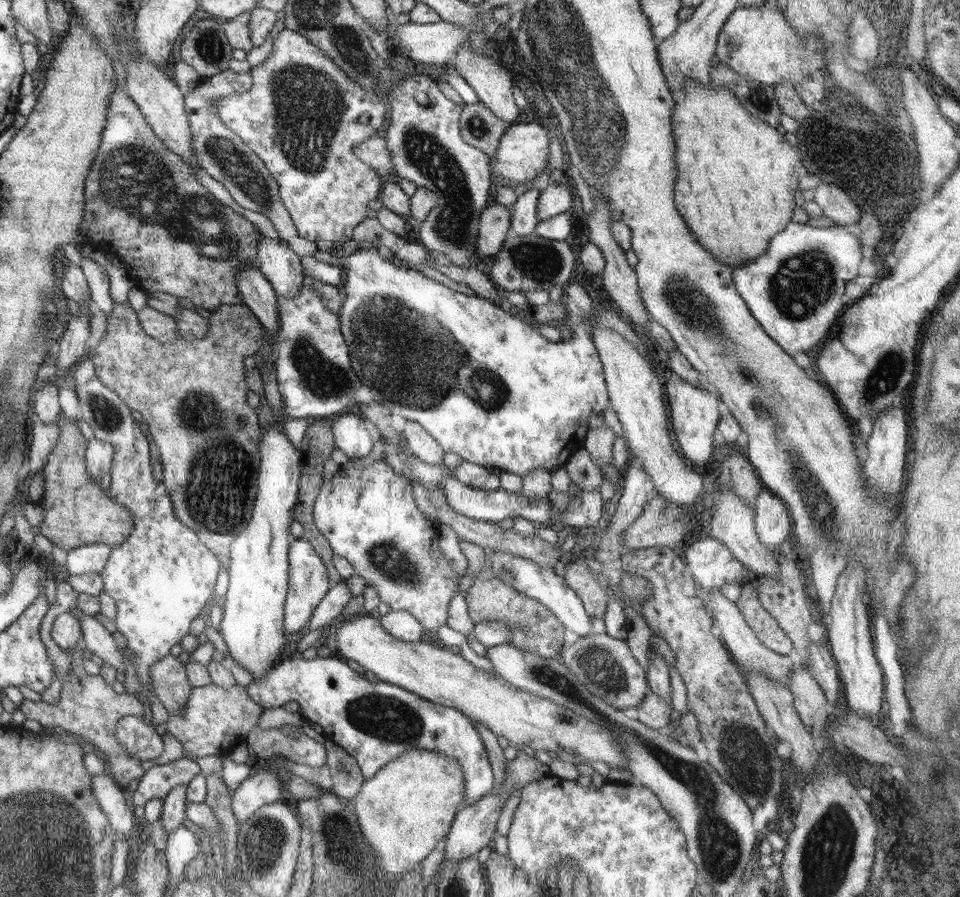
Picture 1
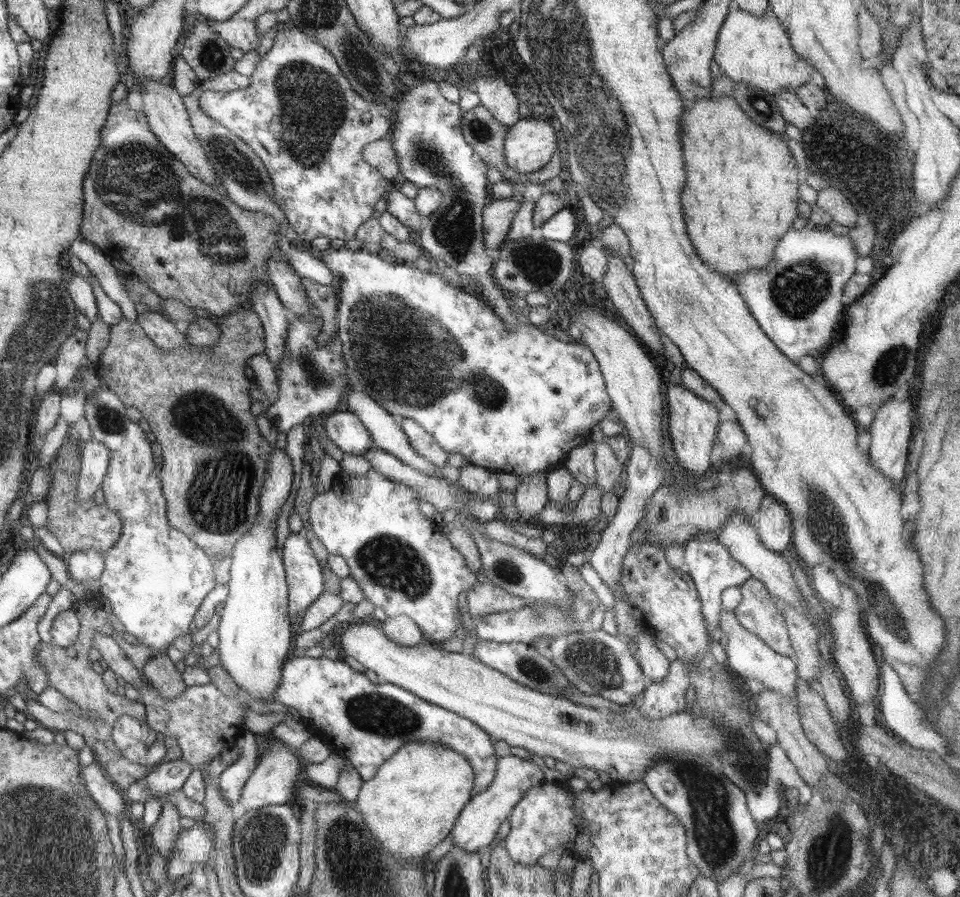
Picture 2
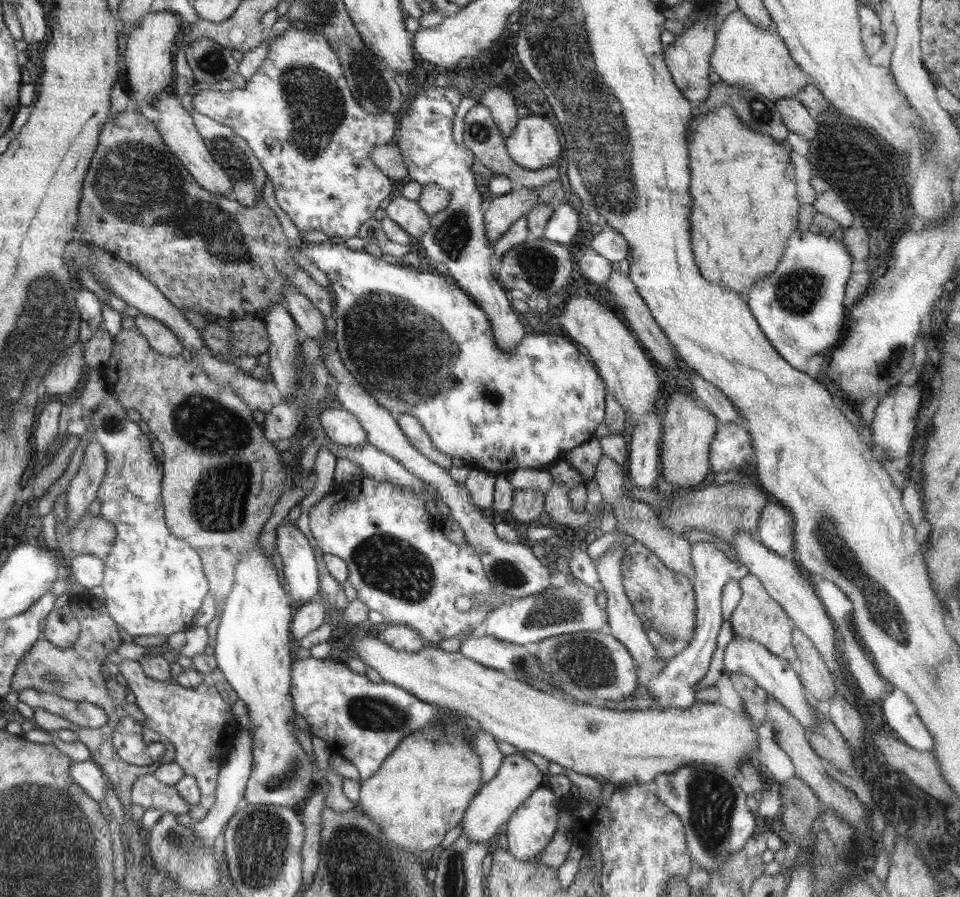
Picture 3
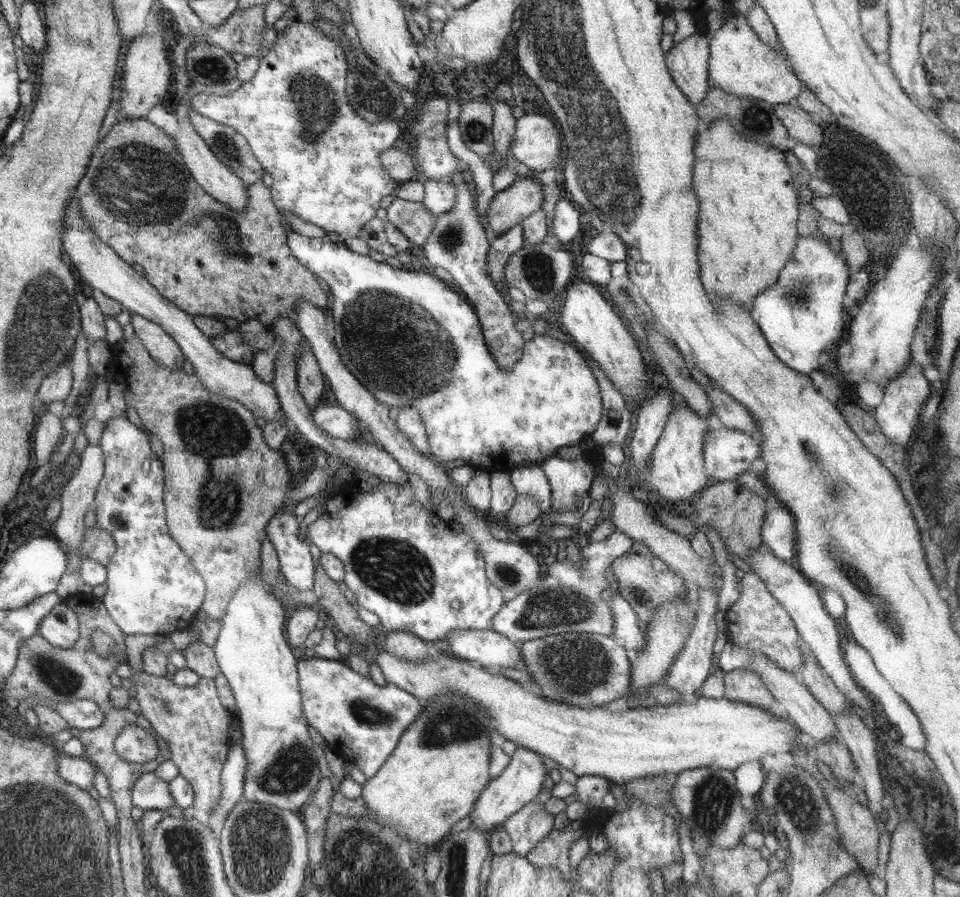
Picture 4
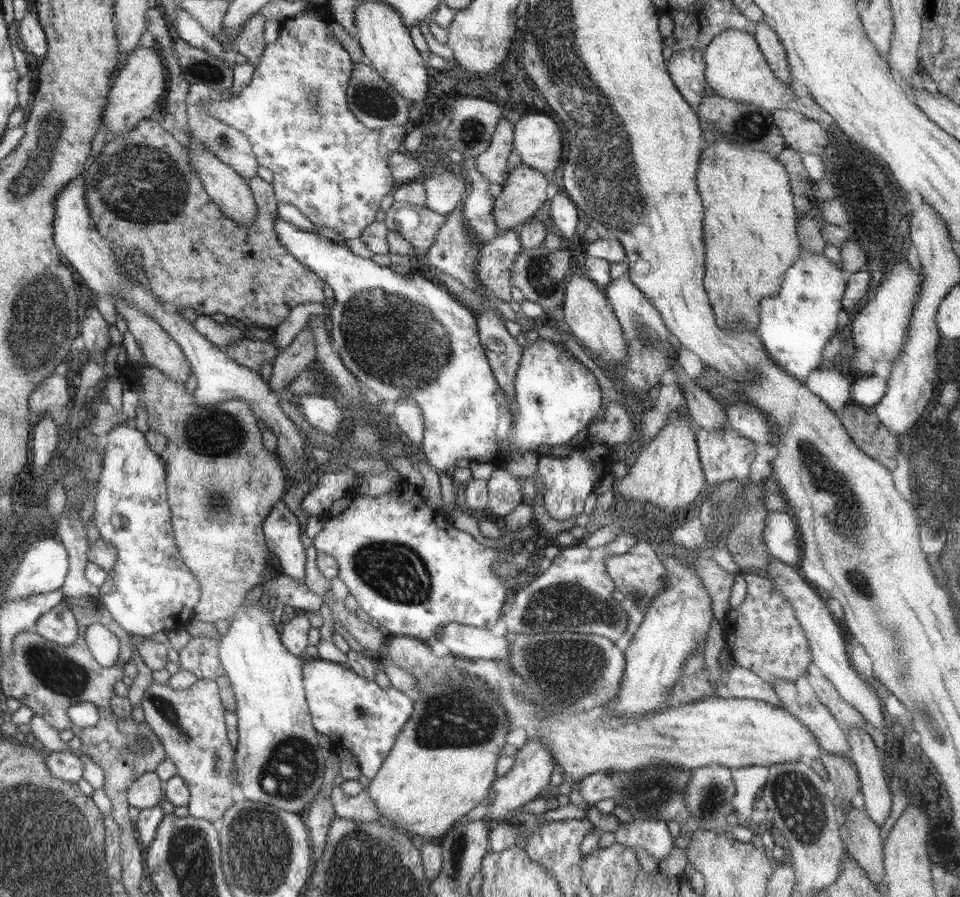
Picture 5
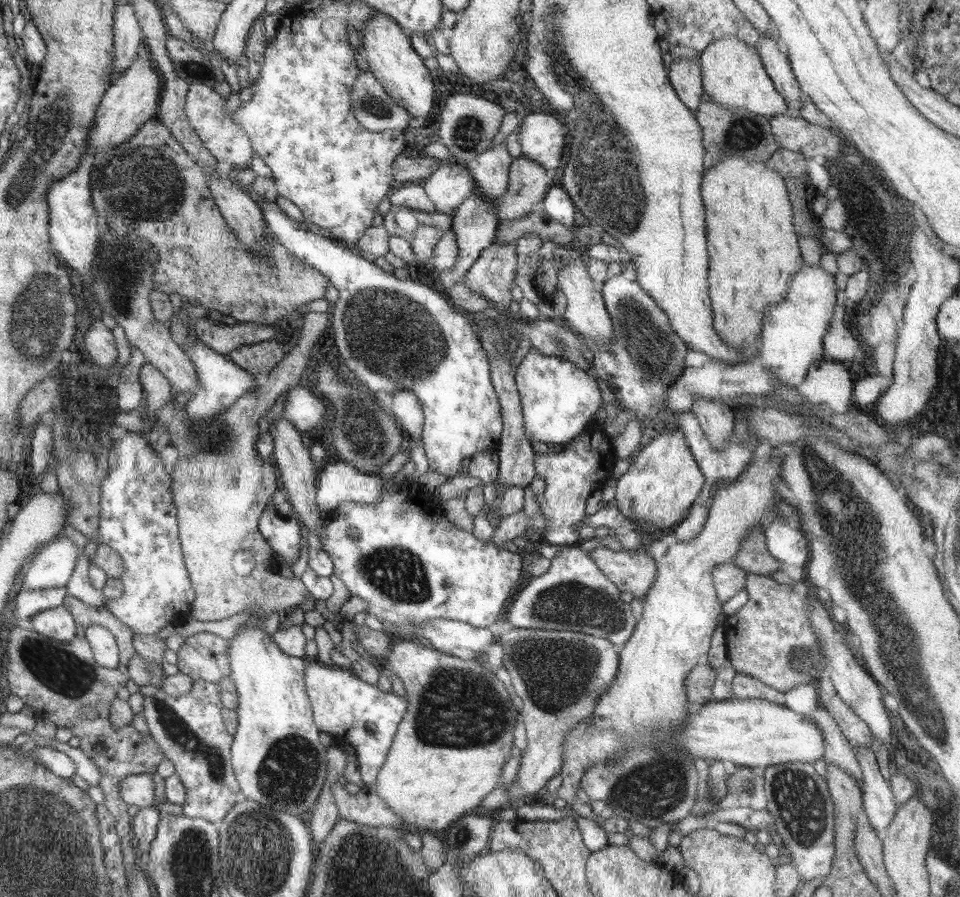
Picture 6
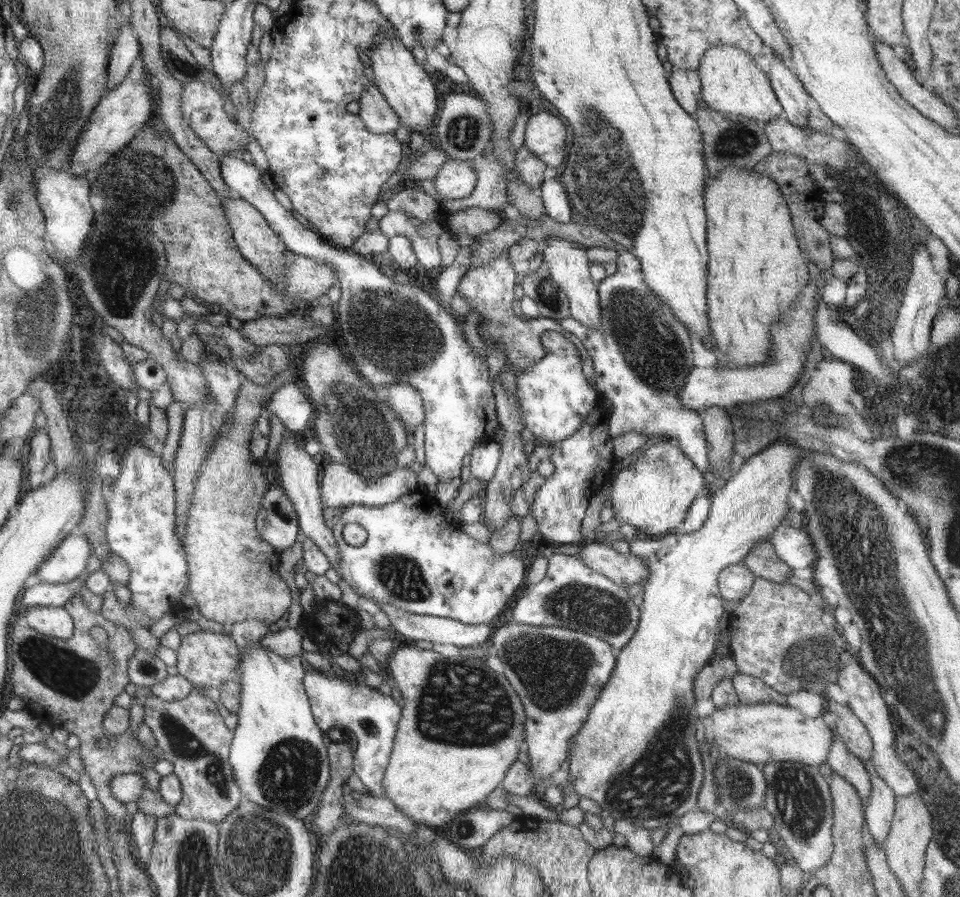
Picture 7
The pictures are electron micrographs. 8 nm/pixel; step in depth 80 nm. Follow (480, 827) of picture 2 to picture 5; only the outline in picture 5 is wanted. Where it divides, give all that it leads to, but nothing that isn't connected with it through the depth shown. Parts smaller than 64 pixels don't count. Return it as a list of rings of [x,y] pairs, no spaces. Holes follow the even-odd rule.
[[[530,739],[517,751],[514,756],[514,766],[502,777],[498,777],[490,787],[489,796],[490,808],[485,818],[490,824],[496,824],[504,820],[505,816],[523,806],[530,800],[538,798],[538,794],[550,784],[550,776],[554,771],[554,756],[551,750],[538,739]]]

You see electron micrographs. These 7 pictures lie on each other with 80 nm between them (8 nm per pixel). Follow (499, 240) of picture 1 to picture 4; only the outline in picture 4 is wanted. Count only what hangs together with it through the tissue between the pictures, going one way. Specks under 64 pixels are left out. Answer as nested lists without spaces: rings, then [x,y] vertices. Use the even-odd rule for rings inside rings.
[[[534,175],[518,177],[505,190],[498,191],[487,208],[491,236],[498,236],[521,224],[543,205],[543,183]]]

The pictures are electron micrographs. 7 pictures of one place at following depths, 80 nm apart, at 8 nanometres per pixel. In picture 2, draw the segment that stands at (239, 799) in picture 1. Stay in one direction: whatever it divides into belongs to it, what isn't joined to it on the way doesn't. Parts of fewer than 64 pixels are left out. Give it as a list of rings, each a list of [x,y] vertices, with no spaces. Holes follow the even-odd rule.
[[[273,729],[259,737],[259,745],[264,752],[259,754],[258,764],[242,789],[240,804],[243,804],[246,810],[260,809],[268,805],[292,804],[294,788],[297,788],[300,782],[304,764],[294,754],[294,750],[282,739],[274,736]]]

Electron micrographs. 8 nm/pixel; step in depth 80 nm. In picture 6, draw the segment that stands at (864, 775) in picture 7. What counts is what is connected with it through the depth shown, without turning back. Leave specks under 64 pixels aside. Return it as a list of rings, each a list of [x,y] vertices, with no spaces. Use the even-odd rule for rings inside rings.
[[[818,708],[812,712],[809,719],[819,726],[819,730],[824,735],[825,747],[825,762],[830,765],[842,769],[844,773],[848,773],[852,778],[859,782],[859,786],[863,786],[863,776],[855,749],[850,744],[850,741],[844,736],[838,724],[836,724],[833,714],[824,708]]]

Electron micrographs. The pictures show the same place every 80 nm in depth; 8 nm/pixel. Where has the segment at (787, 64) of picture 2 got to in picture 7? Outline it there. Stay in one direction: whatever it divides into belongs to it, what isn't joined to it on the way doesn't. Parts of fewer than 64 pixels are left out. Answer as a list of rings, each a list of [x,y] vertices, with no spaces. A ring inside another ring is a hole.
[[[719,44],[702,55],[697,72],[701,80],[701,98],[720,114],[735,118],[743,116],[764,125],[785,114],[769,77],[745,50]]]

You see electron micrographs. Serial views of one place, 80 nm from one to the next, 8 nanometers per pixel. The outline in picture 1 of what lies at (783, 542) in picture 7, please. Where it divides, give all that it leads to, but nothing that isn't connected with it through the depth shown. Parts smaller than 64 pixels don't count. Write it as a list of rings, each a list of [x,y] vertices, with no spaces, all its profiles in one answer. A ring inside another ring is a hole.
[[[762,490],[756,498],[755,529],[760,543],[768,549],[778,549],[790,537],[791,515],[774,494]]]

